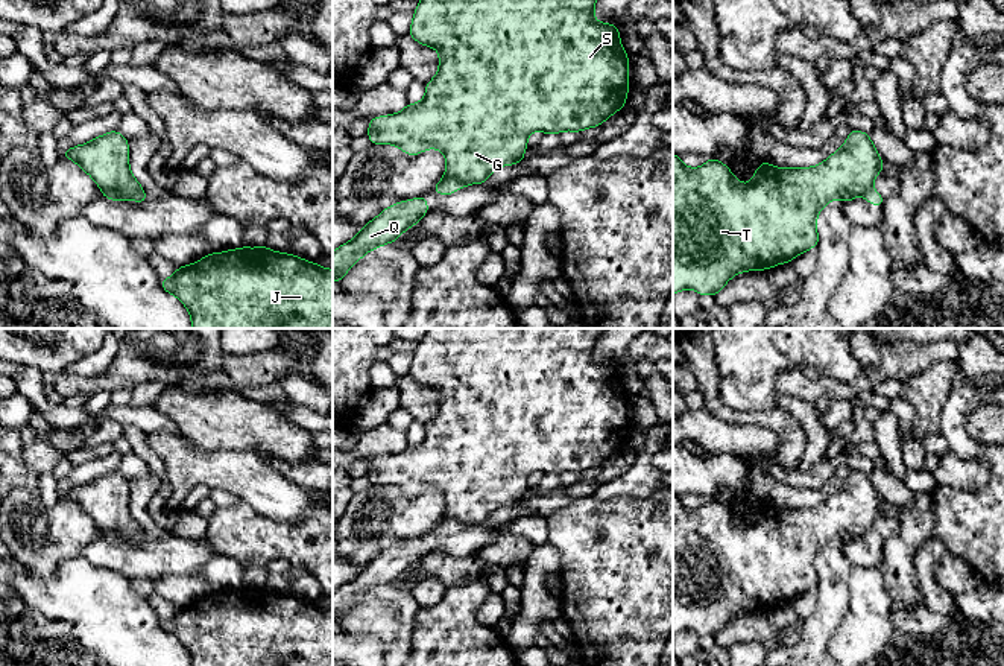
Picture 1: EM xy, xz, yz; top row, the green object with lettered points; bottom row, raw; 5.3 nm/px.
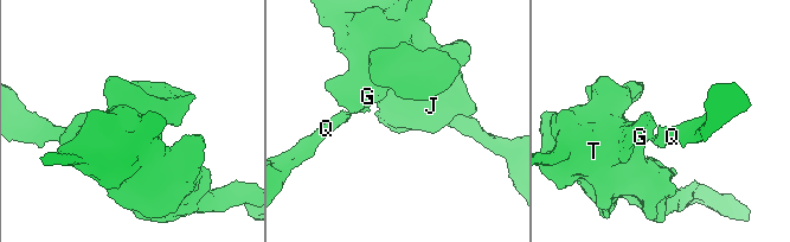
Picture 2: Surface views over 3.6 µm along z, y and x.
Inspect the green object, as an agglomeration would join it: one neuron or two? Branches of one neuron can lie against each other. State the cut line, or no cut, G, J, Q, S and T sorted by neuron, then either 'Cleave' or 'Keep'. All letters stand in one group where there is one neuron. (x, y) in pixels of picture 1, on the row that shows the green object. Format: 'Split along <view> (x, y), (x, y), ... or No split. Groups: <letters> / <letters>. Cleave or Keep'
Split along xz (444, 178), (467, 184). Groups: G J S T / Q. Cleave

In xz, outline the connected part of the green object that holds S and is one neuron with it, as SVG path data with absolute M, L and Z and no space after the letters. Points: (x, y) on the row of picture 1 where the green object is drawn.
M419 0L409 35L439 52L439 70L418 103L369 120L372 144L393 144L407 155L439 149L445 155L444 179L485 184L501 166L524 160L532 132L580 132L600 126L626 105L629 56L615 24L594 18L597 0Z

